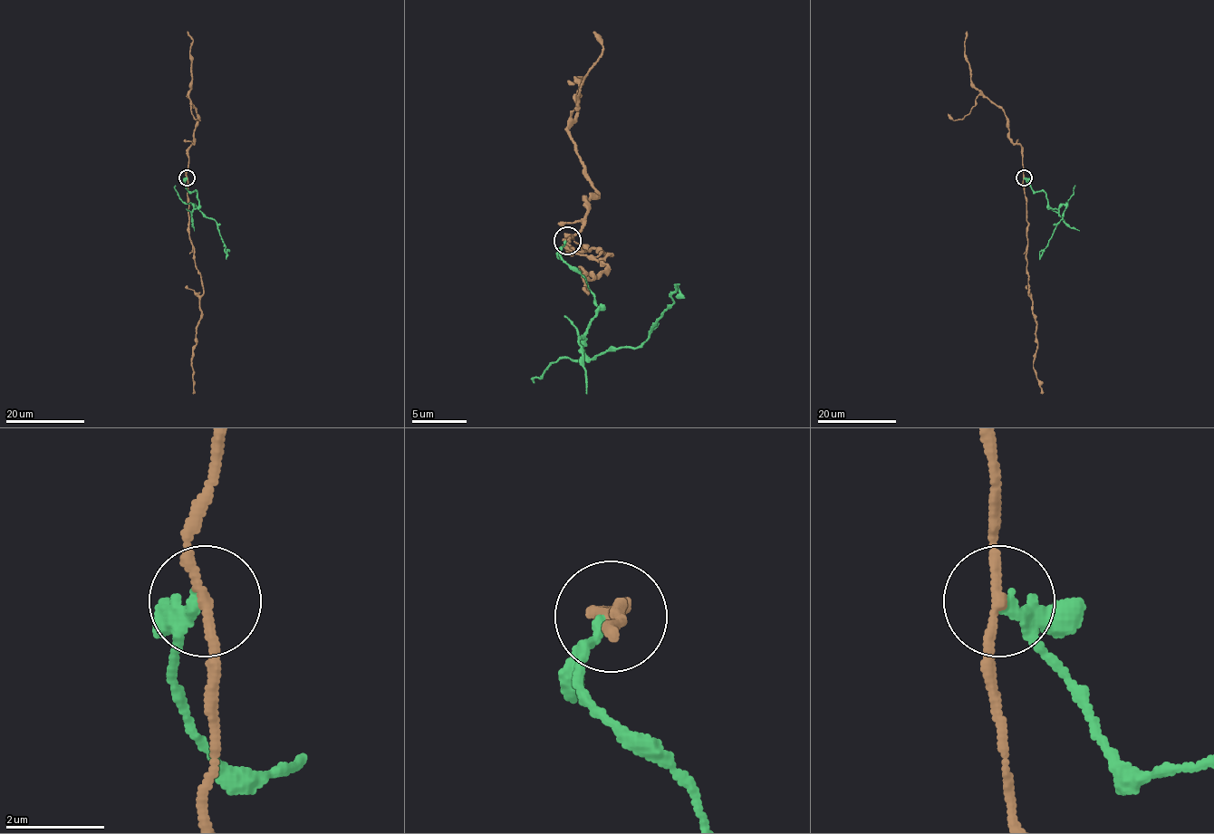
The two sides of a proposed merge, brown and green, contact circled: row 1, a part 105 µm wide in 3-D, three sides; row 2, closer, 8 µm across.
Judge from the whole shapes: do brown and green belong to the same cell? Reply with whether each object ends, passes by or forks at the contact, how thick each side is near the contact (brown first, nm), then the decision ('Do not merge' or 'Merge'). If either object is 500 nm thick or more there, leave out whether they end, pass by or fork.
At the ring brown passes by. At the ring green ends. Thickness 190 nm (brown) against 240 nm. Do not merge

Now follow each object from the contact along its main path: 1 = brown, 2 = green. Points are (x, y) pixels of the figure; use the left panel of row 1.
1: (187, 178), (188, 230), (203, 295), (200, 298), (201, 317), (192, 353), (194, 393)
2: (187, 178), (184, 186), (197, 192), (198, 206), (194, 209), (193, 204), (216, 222), (226, 259)

